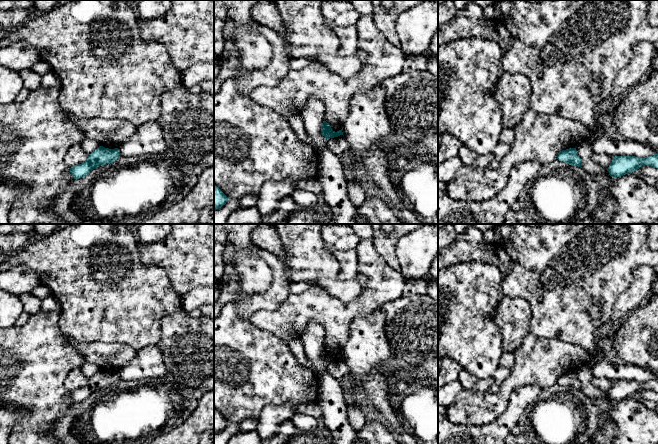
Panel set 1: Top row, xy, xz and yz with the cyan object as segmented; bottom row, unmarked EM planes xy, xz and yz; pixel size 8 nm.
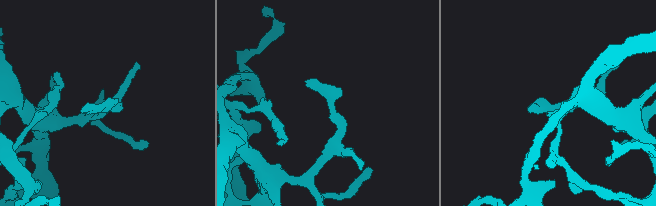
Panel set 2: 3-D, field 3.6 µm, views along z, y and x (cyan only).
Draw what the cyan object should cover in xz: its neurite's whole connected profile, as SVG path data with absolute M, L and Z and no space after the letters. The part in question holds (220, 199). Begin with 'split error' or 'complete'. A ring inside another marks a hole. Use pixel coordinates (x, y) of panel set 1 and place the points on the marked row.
complete; M214 185L214 210L221 208L228 201L228 197Z

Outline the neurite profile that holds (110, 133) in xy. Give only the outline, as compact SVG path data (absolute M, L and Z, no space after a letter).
M67 115L84 132L85 139L96 140L109 149L119 148L137 129L131 122L118 118L77 119Z

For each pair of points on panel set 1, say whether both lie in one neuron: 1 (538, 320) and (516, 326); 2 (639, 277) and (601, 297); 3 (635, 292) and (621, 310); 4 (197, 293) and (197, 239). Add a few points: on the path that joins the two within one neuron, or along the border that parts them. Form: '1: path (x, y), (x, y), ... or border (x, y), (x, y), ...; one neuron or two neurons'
1: border (525, 299), (530, 306), (530, 332); two neurons
2: border (647, 264), (634, 269), (629, 287), (616, 299); two neurons
3: path (634, 296), (624, 306); one neuron
4: border (203, 286), (192, 288), (181, 296); two neurons

